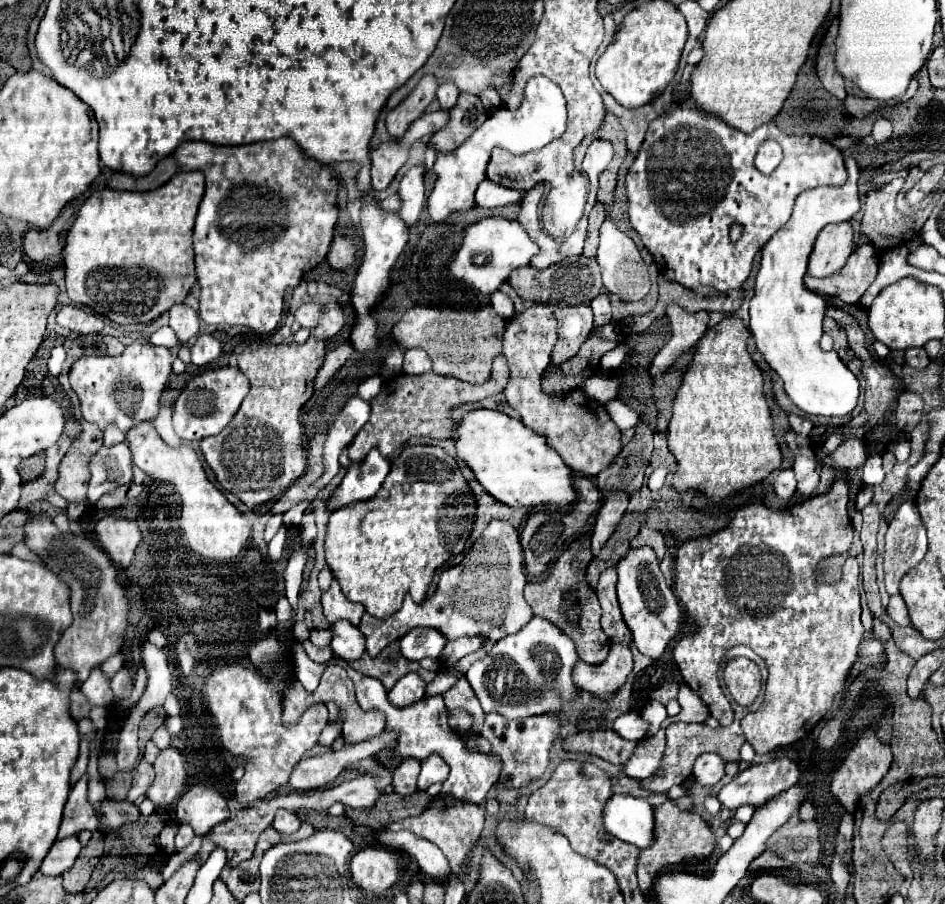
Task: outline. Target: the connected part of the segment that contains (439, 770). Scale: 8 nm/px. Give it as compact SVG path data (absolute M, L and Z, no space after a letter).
M431 755L429 759L421 761L421 773L417 779L419 789L427 789L433 783L443 783L447 779L449 767L439 755Z

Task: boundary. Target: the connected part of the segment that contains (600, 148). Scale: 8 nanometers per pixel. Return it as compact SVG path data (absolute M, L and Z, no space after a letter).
M595 139L589 145L589 149L585 153L585 159L583 159L583 171L587 173L587 177L593 185L597 185L597 175L607 169L613 155L615 155L613 143L609 143L605 139Z

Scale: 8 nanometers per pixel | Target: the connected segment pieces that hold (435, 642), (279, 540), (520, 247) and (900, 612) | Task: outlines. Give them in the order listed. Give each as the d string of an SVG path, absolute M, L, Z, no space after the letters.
M417 627L401 639L401 651L411 661L419 661L423 657L439 659L445 645L447 637L433 627Z
M281 525L281 529L277 531L277 535L269 543L269 557L271 557L271 561L277 561L281 557L285 537L287 537L287 525Z
M483 217L465 231L465 241L449 265L449 275L473 285L481 293L491 295L509 279L513 269L527 265L537 251L539 247L529 239L519 221L509 221L503 217Z
M895 595L895 597L889 599L887 615L889 615L899 627L909 627L909 625L911 625L909 615L907 615L907 607L905 607L905 601L903 601L901 595Z

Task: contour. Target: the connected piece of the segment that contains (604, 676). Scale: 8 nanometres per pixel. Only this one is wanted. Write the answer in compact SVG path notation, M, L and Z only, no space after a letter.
M613 645L609 657L599 665L577 661L573 667L573 683L579 689L593 691L599 699L609 699L625 683L631 669L631 649L625 645Z

